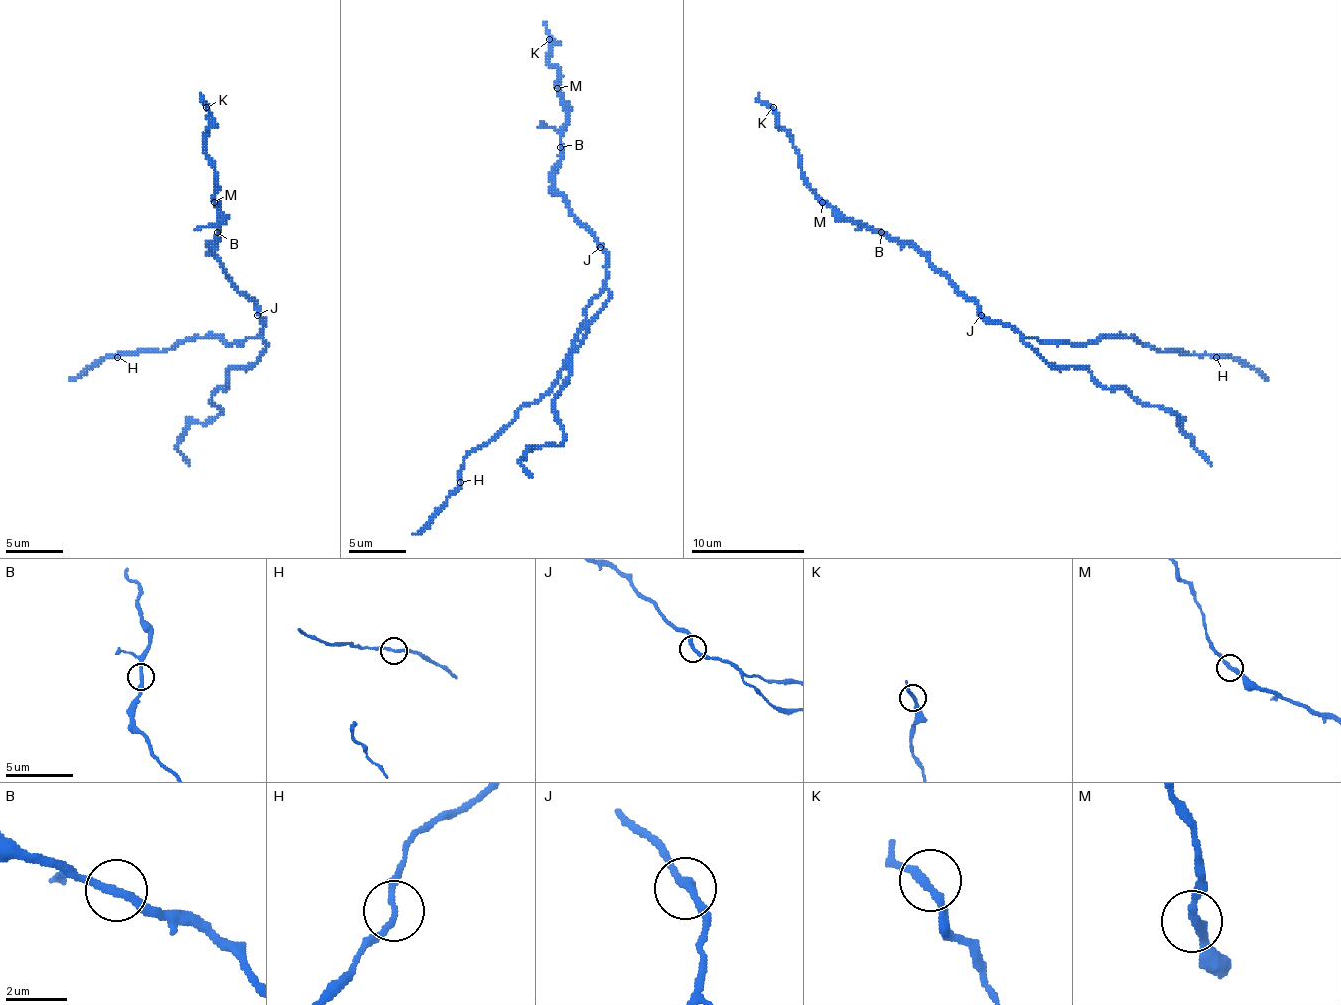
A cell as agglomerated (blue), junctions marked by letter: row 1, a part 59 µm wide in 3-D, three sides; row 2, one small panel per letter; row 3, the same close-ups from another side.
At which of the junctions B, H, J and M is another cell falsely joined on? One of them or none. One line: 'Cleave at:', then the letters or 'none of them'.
Cleave at: none of them

